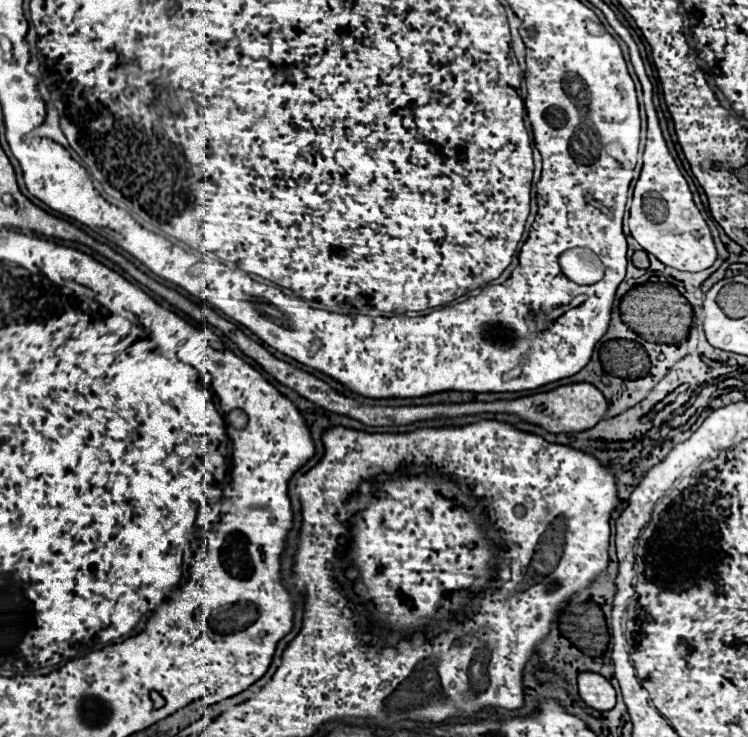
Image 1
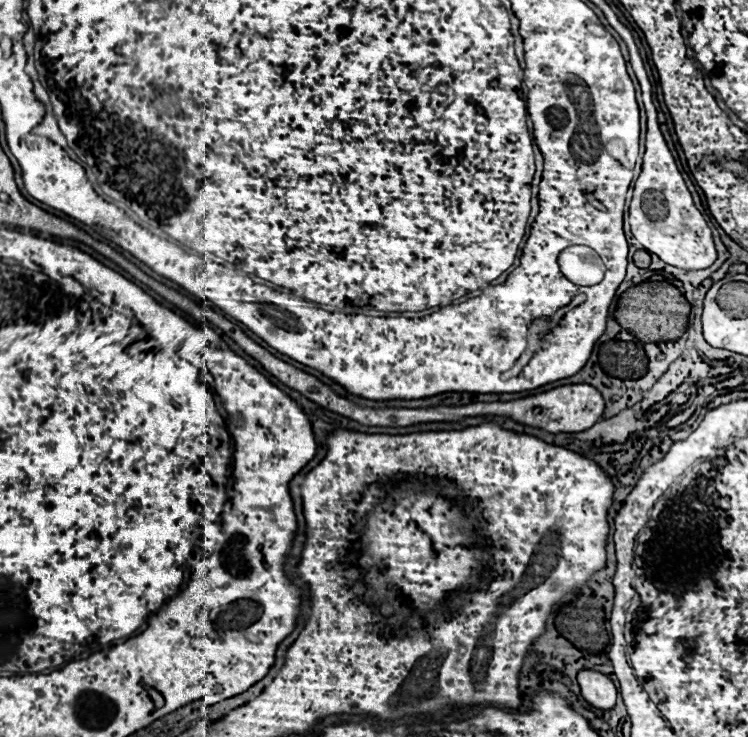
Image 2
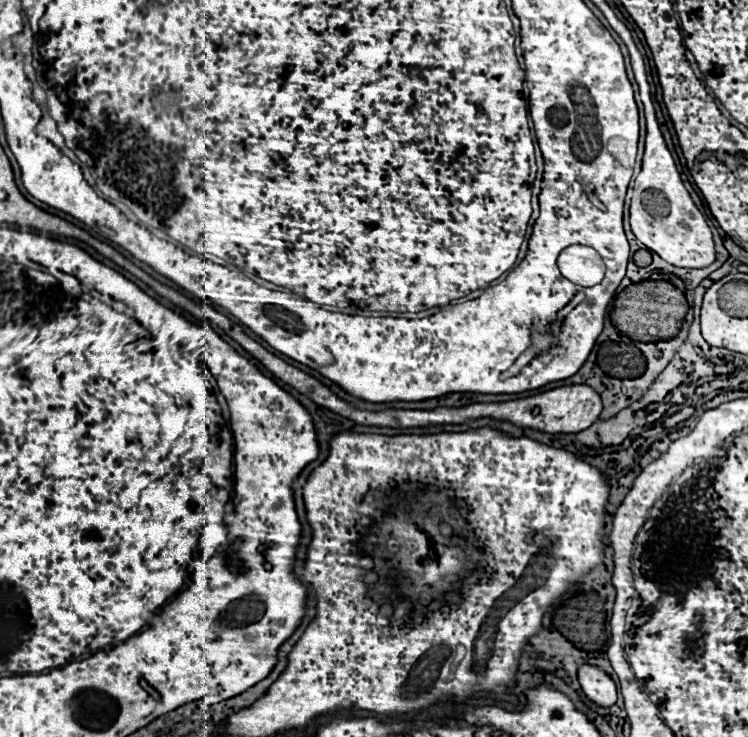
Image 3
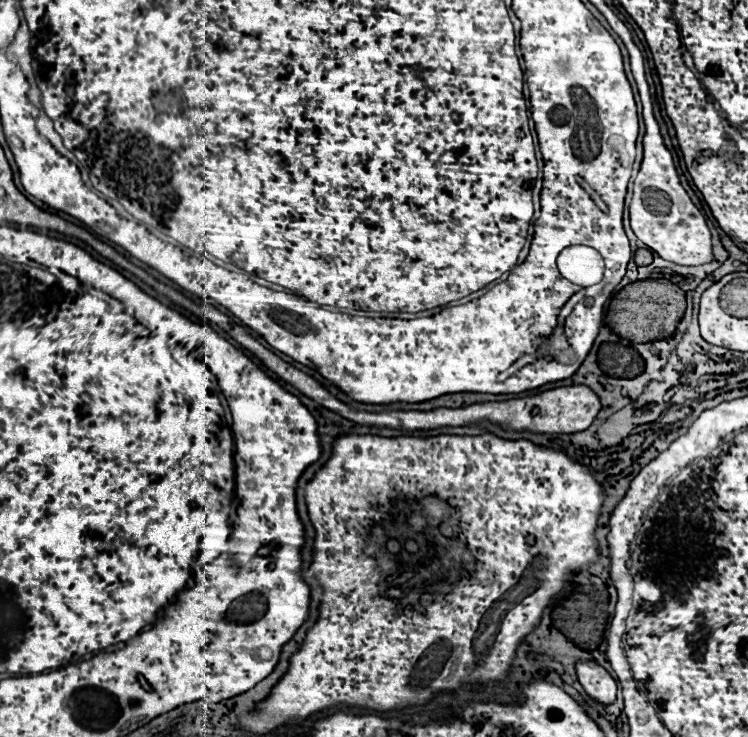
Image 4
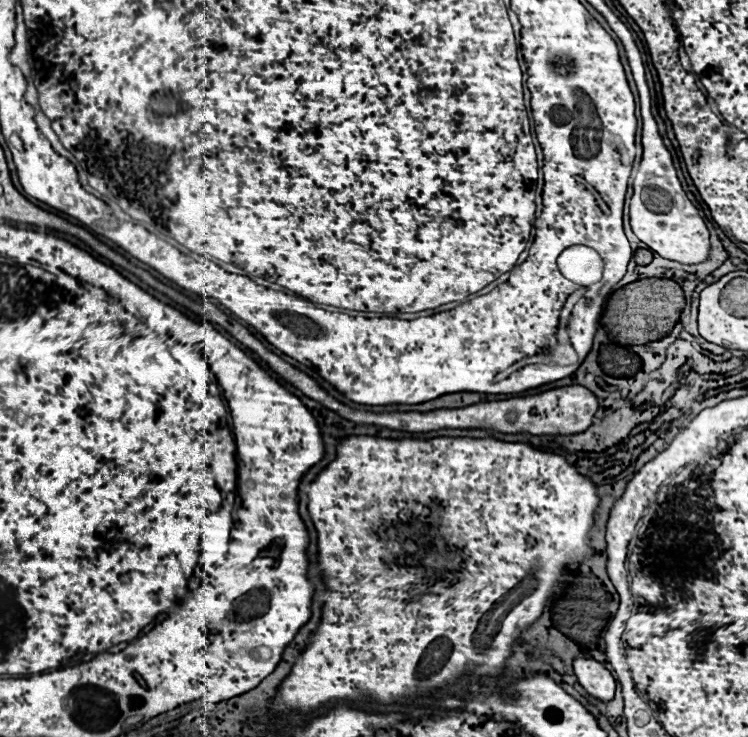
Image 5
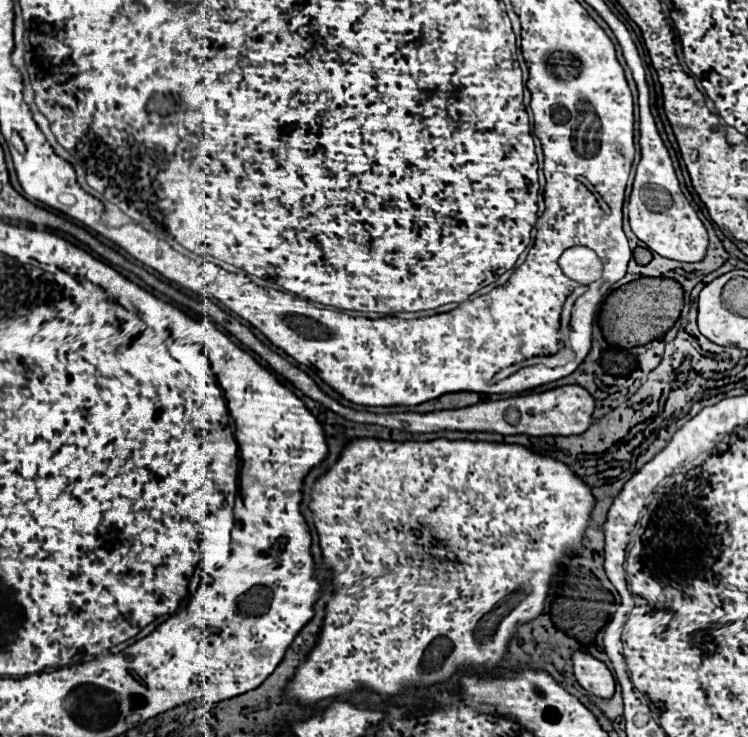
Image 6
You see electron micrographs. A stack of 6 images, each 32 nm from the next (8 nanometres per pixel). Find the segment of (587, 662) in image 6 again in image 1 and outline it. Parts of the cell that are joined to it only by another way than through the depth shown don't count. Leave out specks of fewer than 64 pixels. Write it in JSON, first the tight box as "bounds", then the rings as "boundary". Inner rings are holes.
{"bounds":[578,672,616,710],"boundary":[[[580,672],[578,688],[582,700],[594,710],[612,710],[616,704],[616,690],[608,678],[598,672]]]}

